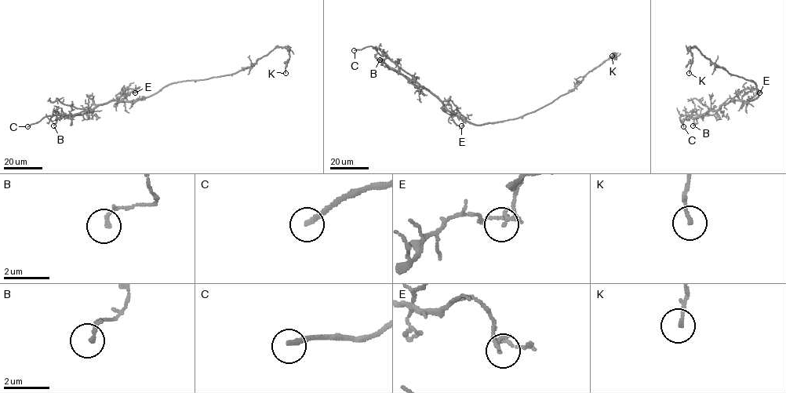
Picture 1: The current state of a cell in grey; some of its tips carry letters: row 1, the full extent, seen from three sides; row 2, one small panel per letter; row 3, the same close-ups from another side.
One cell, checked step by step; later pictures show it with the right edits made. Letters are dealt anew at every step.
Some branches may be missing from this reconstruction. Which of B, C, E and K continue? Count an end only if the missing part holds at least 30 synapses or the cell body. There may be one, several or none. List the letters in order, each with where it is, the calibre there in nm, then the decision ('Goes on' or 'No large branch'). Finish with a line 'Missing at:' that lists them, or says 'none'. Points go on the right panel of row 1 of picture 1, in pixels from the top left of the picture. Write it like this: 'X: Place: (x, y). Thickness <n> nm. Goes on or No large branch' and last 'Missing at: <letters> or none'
B: Place: (693, 125). Thickness 150 nm. No large branch
C: Place: (683, 126). Thickness 200 nm. Goes on
E: Place: (759, 92). Thickness 180 nm. No large branch
K: Place: (689, 73). Thickness 110 nm. No large branch
Missing at: C

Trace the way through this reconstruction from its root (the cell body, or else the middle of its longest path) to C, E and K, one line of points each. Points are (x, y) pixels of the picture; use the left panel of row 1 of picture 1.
C: (168, 85), (140, 99), (110, 100), (90, 110), (73, 114), (48, 115), (27, 126)
E: (168, 85), (140, 99), (119, 100), (126, 89), (136, 89), (135, 92)
K: (168, 85), (235, 73), (249, 67), (277, 47), (289, 49), (285, 73)

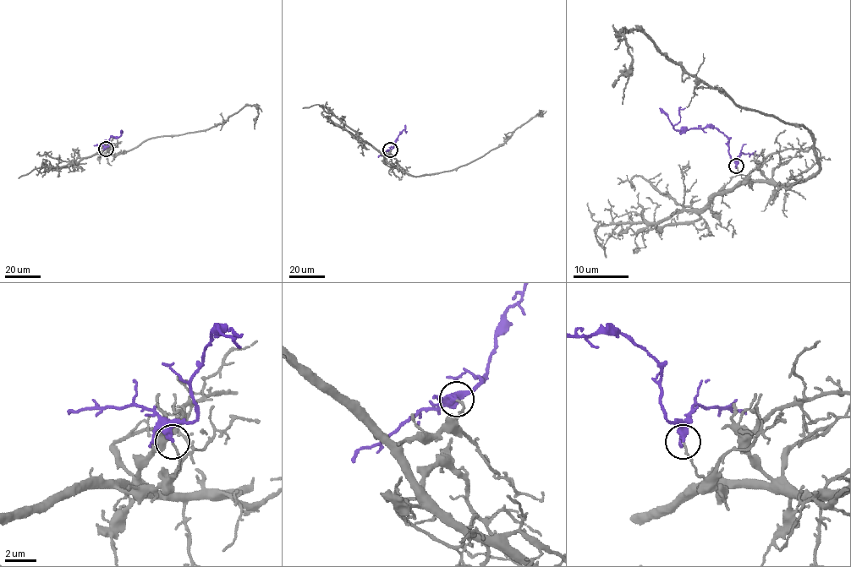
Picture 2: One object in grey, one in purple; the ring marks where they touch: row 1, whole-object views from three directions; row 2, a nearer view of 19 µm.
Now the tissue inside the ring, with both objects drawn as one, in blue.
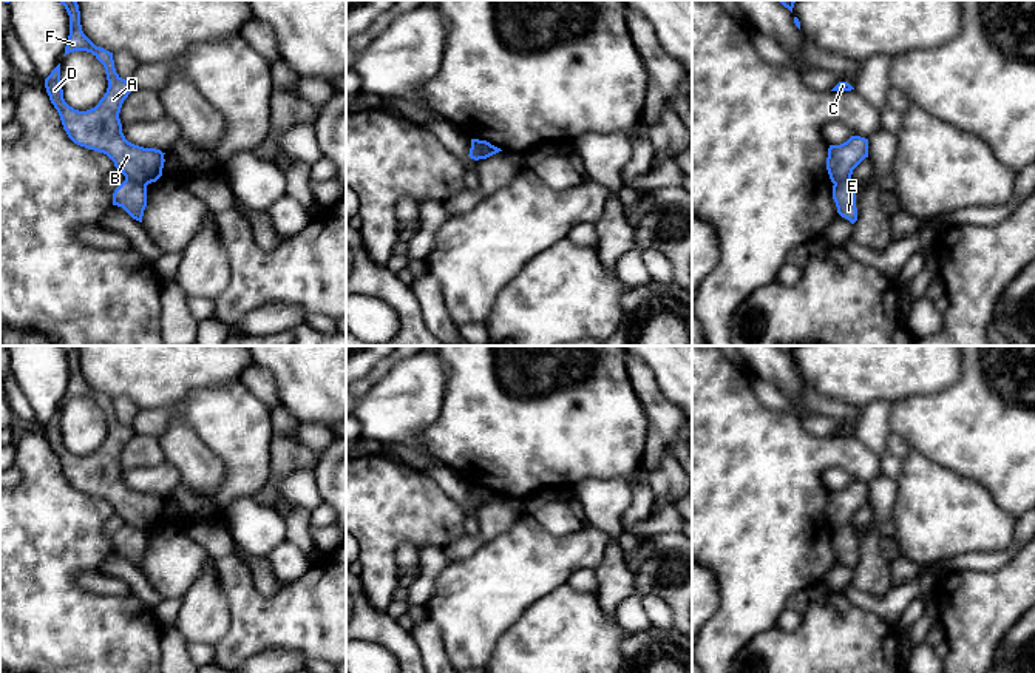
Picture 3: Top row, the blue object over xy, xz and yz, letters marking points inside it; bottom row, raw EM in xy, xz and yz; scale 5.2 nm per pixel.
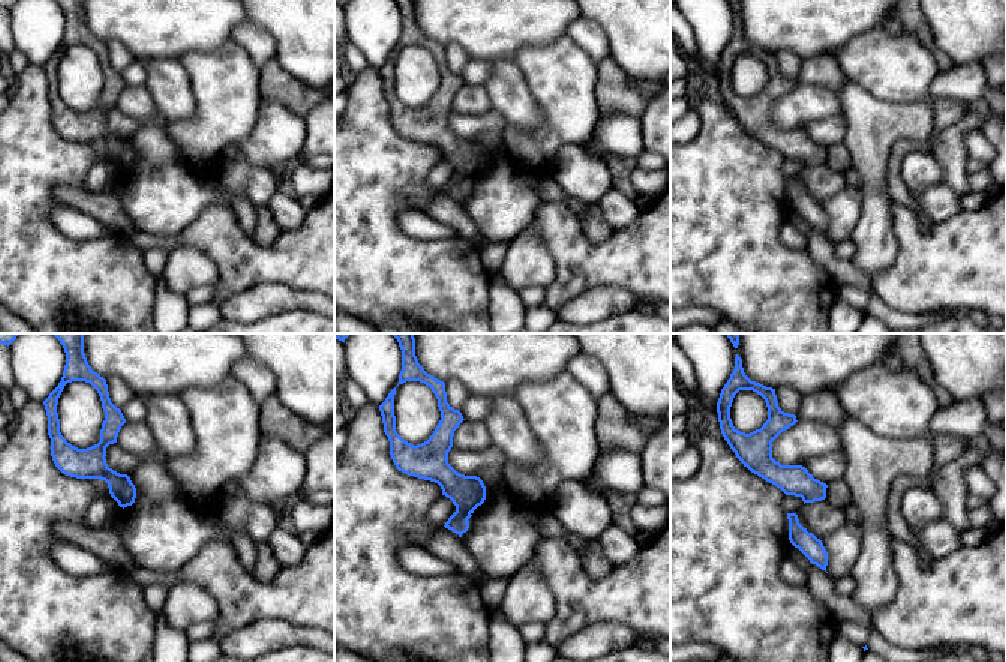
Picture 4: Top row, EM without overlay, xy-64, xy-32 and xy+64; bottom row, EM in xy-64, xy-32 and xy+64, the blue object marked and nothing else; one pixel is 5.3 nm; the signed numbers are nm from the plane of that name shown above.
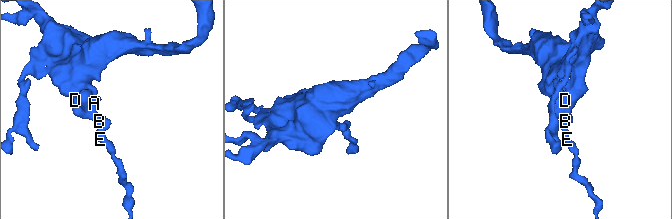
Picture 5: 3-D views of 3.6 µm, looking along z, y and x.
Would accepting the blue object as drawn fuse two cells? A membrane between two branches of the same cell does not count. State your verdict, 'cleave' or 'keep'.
cleave

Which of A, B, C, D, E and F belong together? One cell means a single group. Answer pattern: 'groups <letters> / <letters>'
groups A B C D F / E

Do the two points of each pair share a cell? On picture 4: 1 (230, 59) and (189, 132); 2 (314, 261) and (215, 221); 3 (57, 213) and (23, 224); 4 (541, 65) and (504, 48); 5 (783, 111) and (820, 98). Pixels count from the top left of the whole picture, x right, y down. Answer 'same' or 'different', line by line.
1: same
2: same
3: different
4: different
5: same

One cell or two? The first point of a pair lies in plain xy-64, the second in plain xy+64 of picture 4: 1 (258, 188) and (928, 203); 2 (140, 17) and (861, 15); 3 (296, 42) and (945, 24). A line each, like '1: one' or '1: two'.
1: two
2: one
3: one

